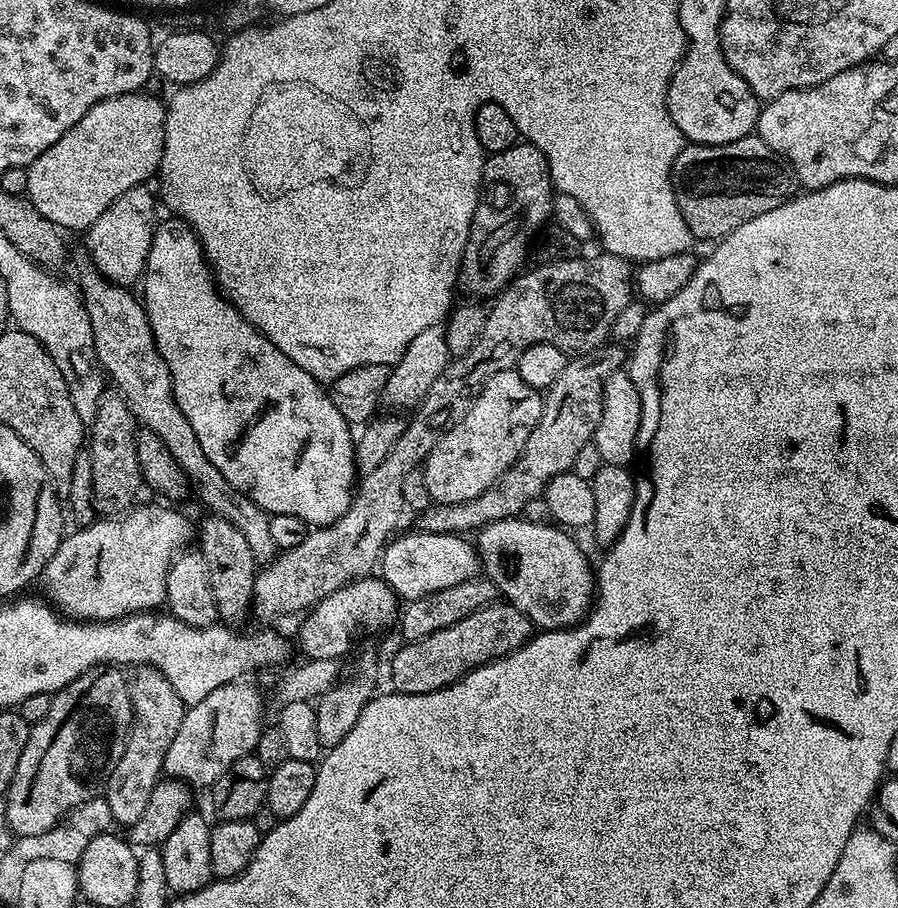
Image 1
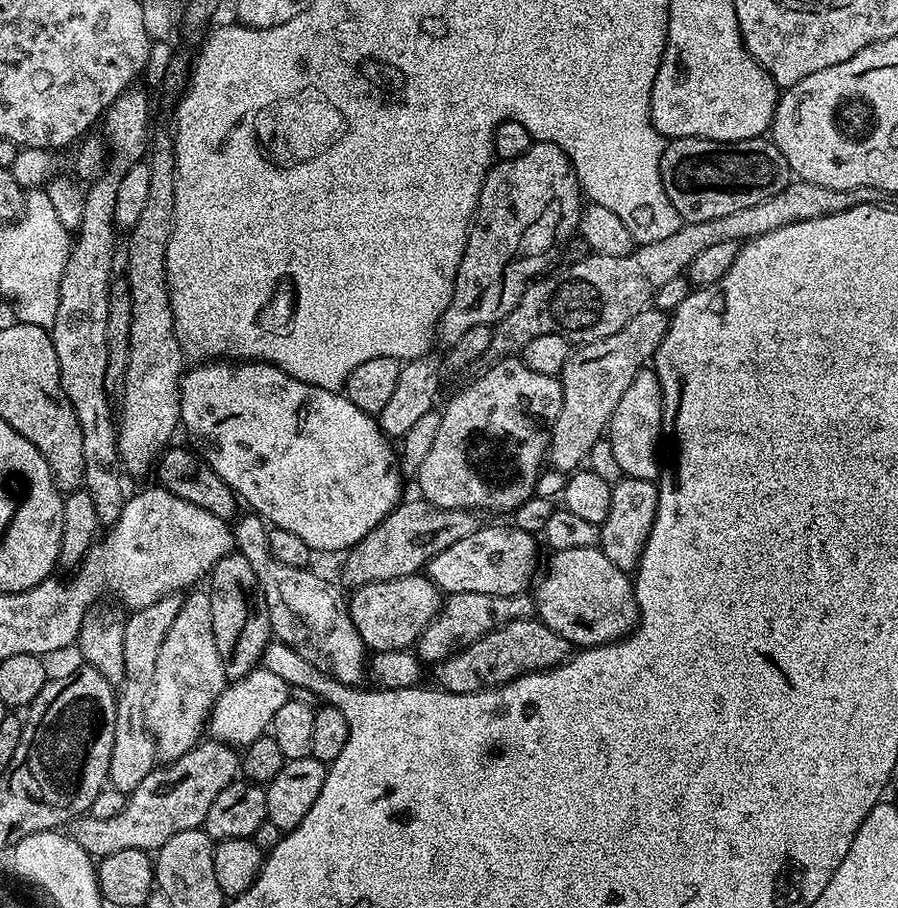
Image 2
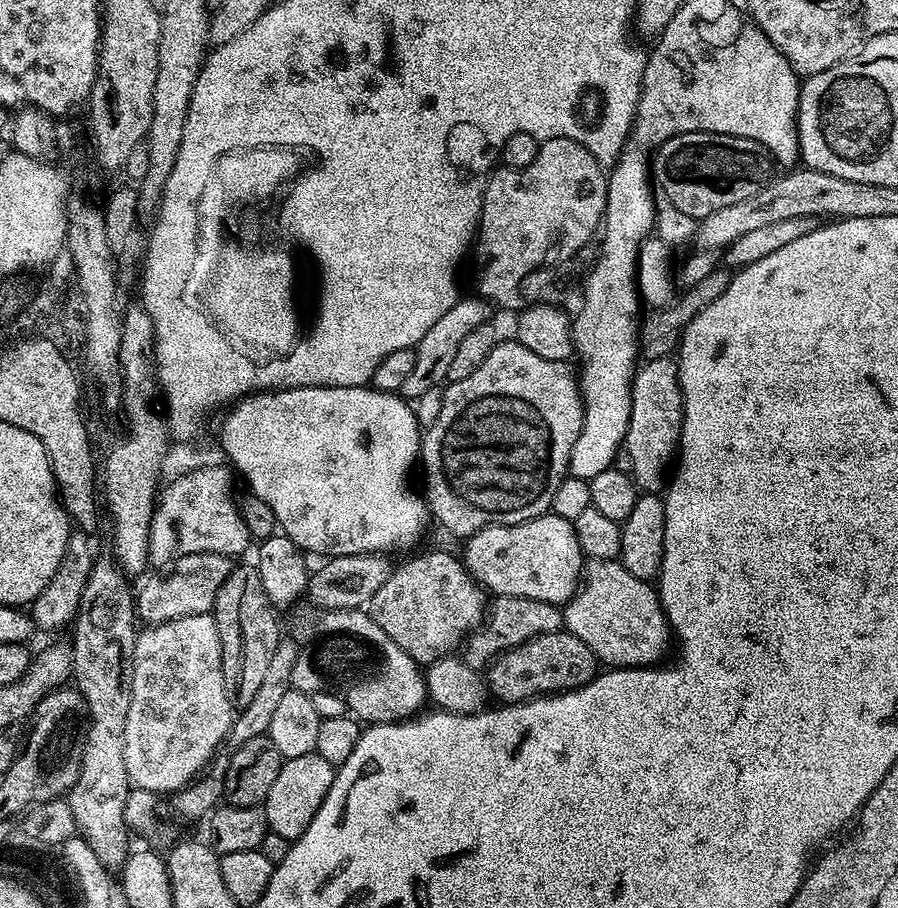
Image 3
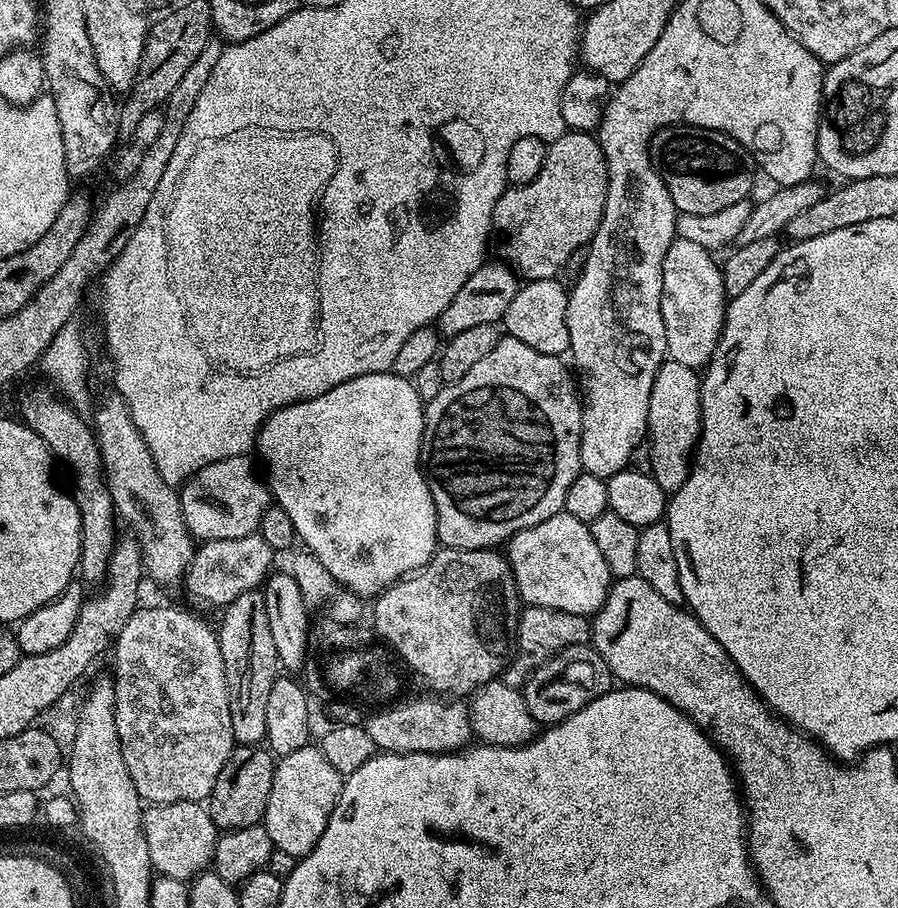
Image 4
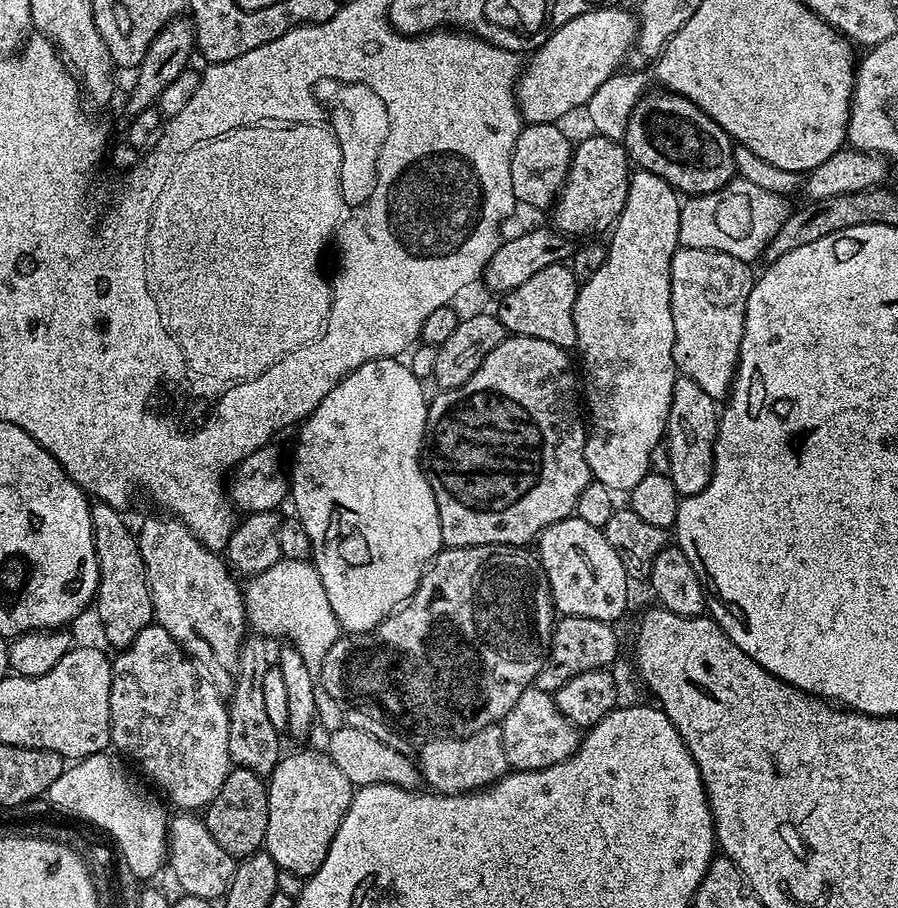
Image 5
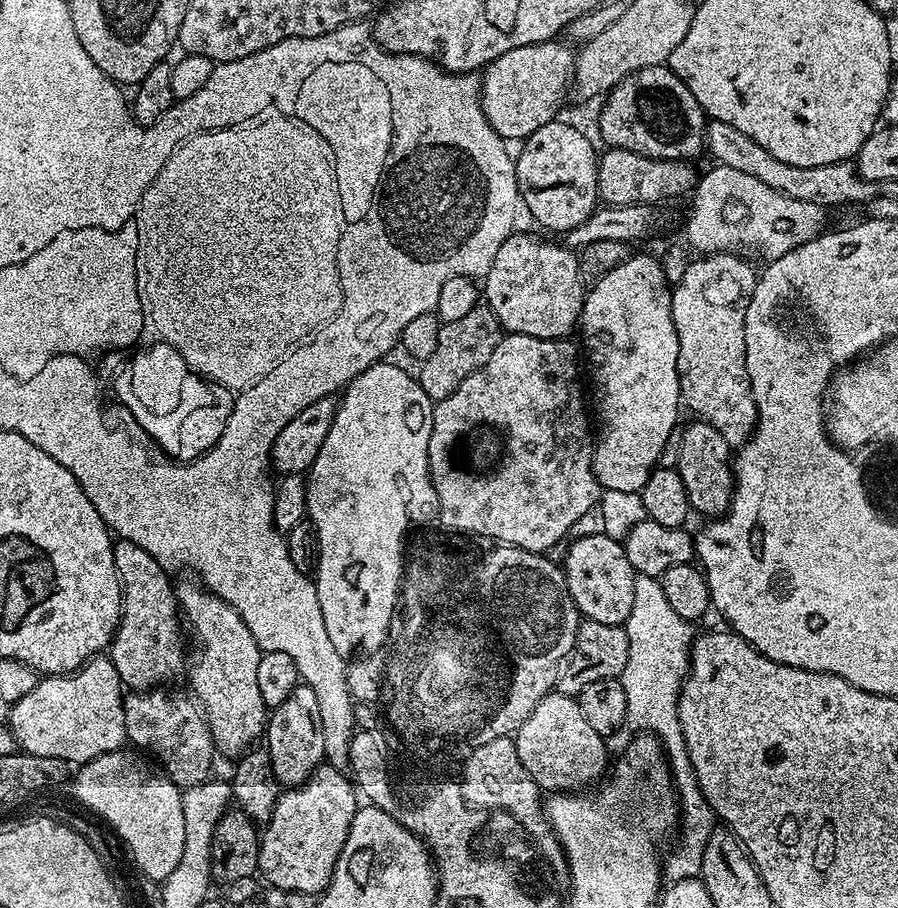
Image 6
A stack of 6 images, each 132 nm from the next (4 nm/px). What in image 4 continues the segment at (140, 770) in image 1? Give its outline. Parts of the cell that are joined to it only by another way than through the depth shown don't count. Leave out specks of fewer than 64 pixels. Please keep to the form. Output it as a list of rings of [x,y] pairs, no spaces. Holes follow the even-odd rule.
[[[258,534],[205,540],[197,547],[182,584],[198,599],[205,600],[208,604],[223,606],[234,602],[238,594],[257,591],[273,571],[272,559],[272,547],[267,544],[266,538]]]

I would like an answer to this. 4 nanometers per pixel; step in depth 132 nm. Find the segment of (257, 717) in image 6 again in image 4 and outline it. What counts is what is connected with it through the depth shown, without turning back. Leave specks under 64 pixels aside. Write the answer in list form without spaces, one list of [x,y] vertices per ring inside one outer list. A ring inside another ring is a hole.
[[[118,394],[108,396],[96,408],[96,424],[94,422],[96,444],[100,447],[100,457],[104,467],[104,480],[110,490],[112,505],[116,508],[116,515],[132,527],[131,535],[140,546],[140,553],[144,559],[144,570],[147,579],[157,580],[160,584],[172,584],[183,581],[190,562],[194,558],[197,545],[194,537],[182,518],[180,493],[173,485],[165,482],[158,466],[152,457],[152,451],[146,446],[142,434],[138,430],[132,415],[128,410],[127,401]]]

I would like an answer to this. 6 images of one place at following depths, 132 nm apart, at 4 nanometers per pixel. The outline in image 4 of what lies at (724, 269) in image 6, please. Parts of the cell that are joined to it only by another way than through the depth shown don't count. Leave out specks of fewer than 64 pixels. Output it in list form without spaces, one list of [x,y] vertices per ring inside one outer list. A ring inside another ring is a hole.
[[[677,238],[672,241],[670,250],[666,250],[666,258],[662,262],[662,326],[666,326],[667,359],[697,370],[703,369],[712,359],[720,341],[720,332],[724,329],[724,314],[730,299],[724,290],[721,265],[712,256],[715,255],[709,249],[698,246],[698,242]]]

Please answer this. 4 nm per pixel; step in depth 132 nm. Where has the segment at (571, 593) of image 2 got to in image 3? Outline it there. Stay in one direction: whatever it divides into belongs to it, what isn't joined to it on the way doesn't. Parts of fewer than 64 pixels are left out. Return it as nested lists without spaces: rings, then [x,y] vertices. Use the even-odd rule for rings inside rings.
[[[588,560],[576,595],[563,605],[562,611],[564,628],[582,638],[604,666],[659,665],[668,652],[668,643],[674,640],[657,589],[649,581],[634,578],[634,574],[616,560]]]

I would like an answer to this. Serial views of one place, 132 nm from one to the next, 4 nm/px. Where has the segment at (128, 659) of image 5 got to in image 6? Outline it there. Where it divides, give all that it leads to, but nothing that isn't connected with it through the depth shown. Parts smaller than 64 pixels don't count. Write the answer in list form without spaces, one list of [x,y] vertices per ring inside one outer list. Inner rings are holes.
[[[157,686],[151,690],[136,690],[125,695],[124,713],[128,740],[136,743],[135,747],[145,753],[153,752],[157,757],[152,756],[181,790],[198,786],[213,775],[214,745],[208,722],[203,711],[191,699],[188,701],[176,692],[164,691],[168,690]]]

